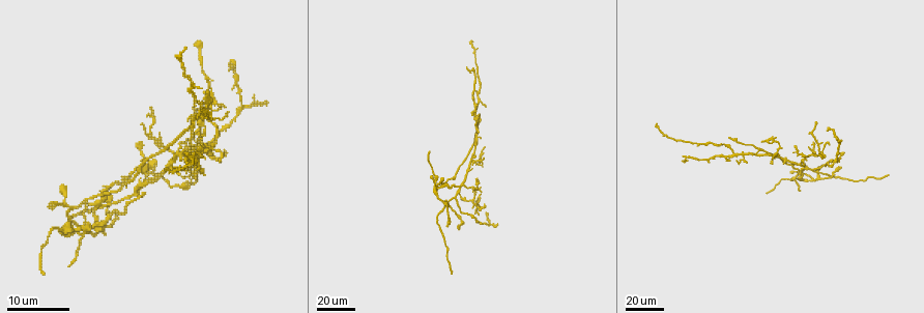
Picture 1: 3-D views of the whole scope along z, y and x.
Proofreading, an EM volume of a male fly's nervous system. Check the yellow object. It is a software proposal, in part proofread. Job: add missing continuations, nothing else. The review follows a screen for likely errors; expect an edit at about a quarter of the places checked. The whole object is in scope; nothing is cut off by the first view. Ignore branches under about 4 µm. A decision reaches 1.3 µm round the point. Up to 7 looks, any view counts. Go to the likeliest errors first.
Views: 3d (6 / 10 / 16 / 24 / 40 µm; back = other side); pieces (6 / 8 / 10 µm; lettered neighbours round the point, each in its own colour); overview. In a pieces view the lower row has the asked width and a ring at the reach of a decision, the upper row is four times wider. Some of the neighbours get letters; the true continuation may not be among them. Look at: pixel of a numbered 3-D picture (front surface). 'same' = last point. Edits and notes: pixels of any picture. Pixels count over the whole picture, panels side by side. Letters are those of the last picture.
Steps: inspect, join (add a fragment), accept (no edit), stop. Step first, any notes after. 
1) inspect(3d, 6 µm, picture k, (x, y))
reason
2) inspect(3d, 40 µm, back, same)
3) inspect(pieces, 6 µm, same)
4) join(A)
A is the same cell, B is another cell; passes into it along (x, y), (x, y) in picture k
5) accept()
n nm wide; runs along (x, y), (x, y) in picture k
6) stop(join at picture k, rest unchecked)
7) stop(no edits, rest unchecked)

inspect(3d, 40 µm, picture 1, (765, 192))
free end

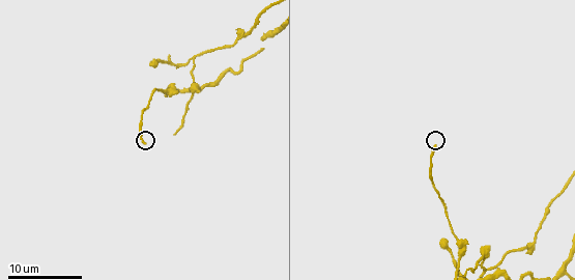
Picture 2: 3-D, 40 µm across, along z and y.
inspect(pieces, 10 µm, picture 2, (145, 144))

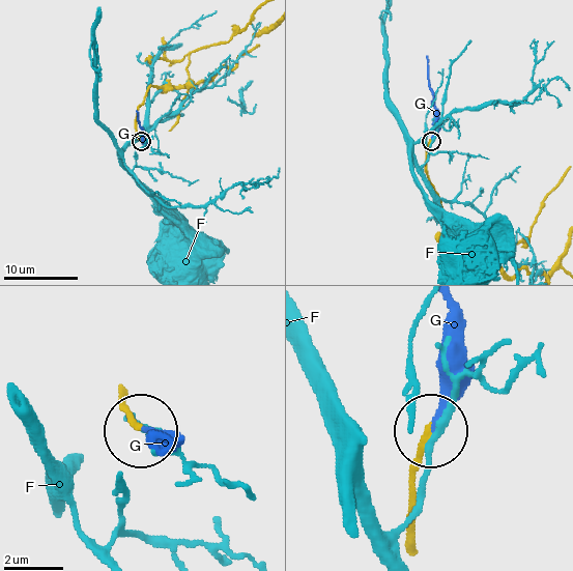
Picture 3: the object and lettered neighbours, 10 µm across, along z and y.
join(G)
G is the same cell, F is another cell; passes into it along (125, 388), (127, 410), (147, 430) in picture 3; it goes on there

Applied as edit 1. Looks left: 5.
inspect(overview)

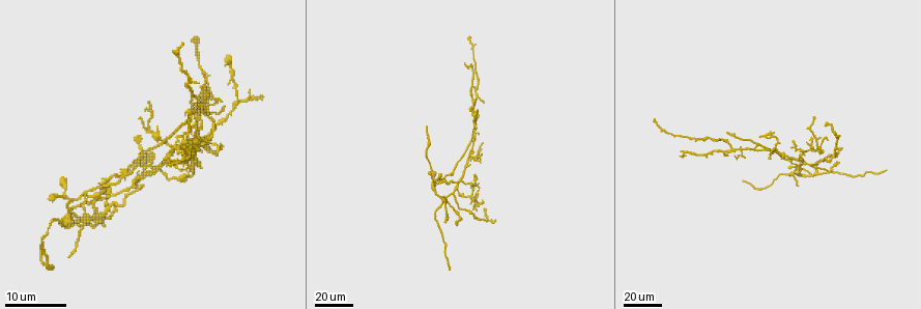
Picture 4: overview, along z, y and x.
inspect(3d, 40 µm, picture 4, (205, 86))
an open end

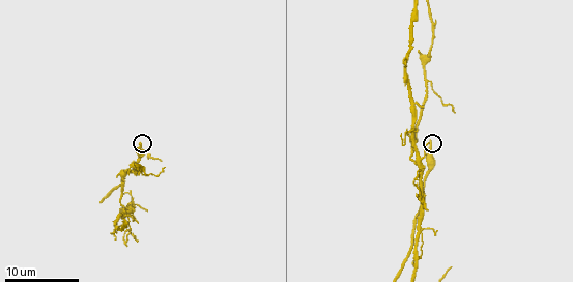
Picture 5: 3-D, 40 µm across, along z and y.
inspect(pieces, 10 µm, picture 5, (140, 142))

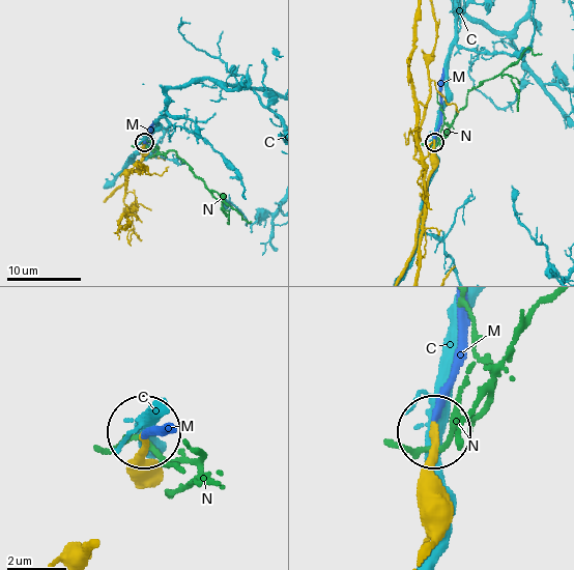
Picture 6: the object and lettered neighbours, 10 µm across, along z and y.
join(M)
M is the same cell, C and N are other cells; passes into it along (141, 485), (141, 433), (163, 425) in picture 6; it goes on there

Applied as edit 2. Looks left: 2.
stop(join at picture 3, join at picture 6, rest unchecked)

